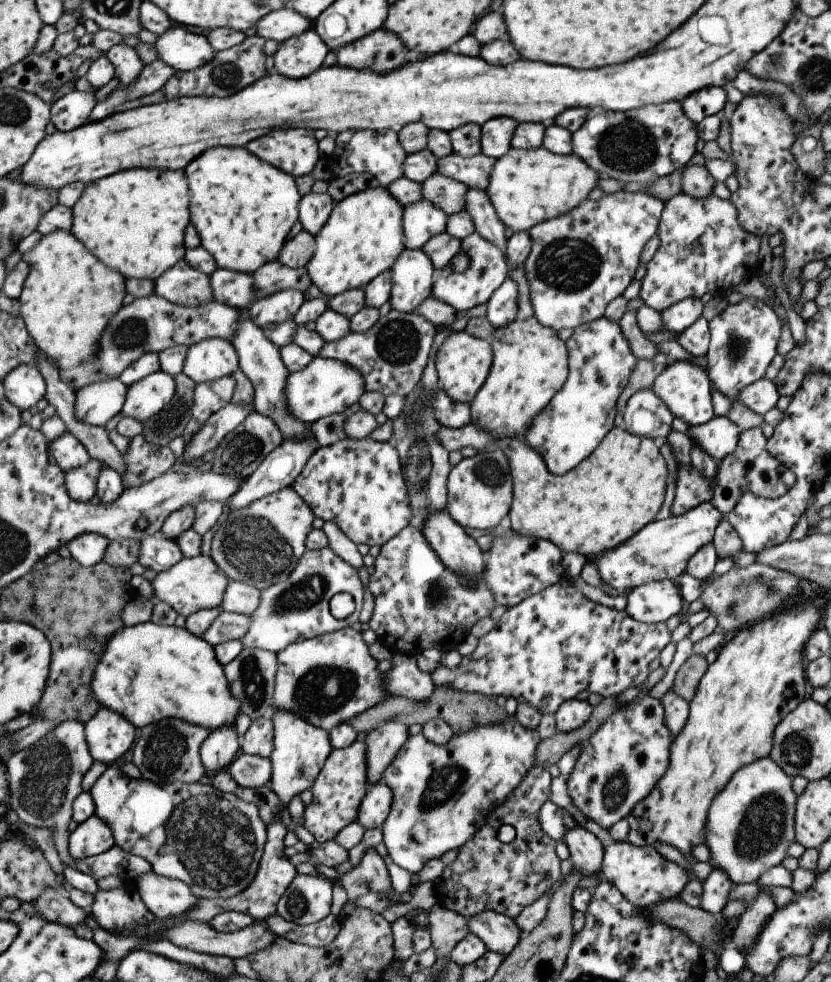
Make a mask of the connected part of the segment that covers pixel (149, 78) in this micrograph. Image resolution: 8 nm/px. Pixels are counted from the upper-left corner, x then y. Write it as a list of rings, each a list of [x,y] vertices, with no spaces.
[[[159,58],[144,65],[139,76],[131,85],[127,87],[119,86],[119,88],[111,91],[99,104],[94,104],[89,116],[87,116],[88,122],[104,119],[111,115],[111,110],[115,106],[161,89],[174,74],[174,68],[171,68]]]

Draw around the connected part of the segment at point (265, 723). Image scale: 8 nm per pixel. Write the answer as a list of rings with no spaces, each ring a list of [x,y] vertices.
[[[263,717],[251,721],[239,742],[239,753],[268,758],[273,748],[272,738],[273,727],[270,718]]]

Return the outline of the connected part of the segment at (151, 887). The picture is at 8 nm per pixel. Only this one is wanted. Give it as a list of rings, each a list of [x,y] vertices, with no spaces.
[[[152,870],[143,873],[129,886],[134,888],[157,921],[167,922],[173,917],[186,915],[196,903],[190,888],[177,879],[170,879]]]

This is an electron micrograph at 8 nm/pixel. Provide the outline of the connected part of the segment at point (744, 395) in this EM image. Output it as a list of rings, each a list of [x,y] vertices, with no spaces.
[[[763,377],[741,389],[737,394],[737,400],[756,415],[763,416],[768,410],[775,407],[779,396],[775,383]]]

